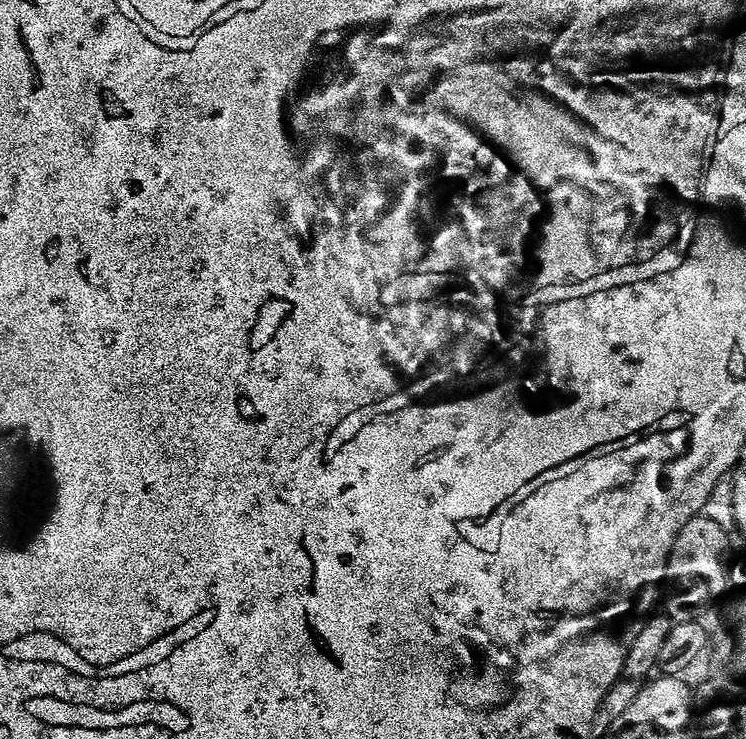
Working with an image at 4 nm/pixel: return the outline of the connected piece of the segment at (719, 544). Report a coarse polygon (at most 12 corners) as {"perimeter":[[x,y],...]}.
{"perimeter":[[703,514],[678,530],[664,580],[669,620],[725,595],[726,529]]}

